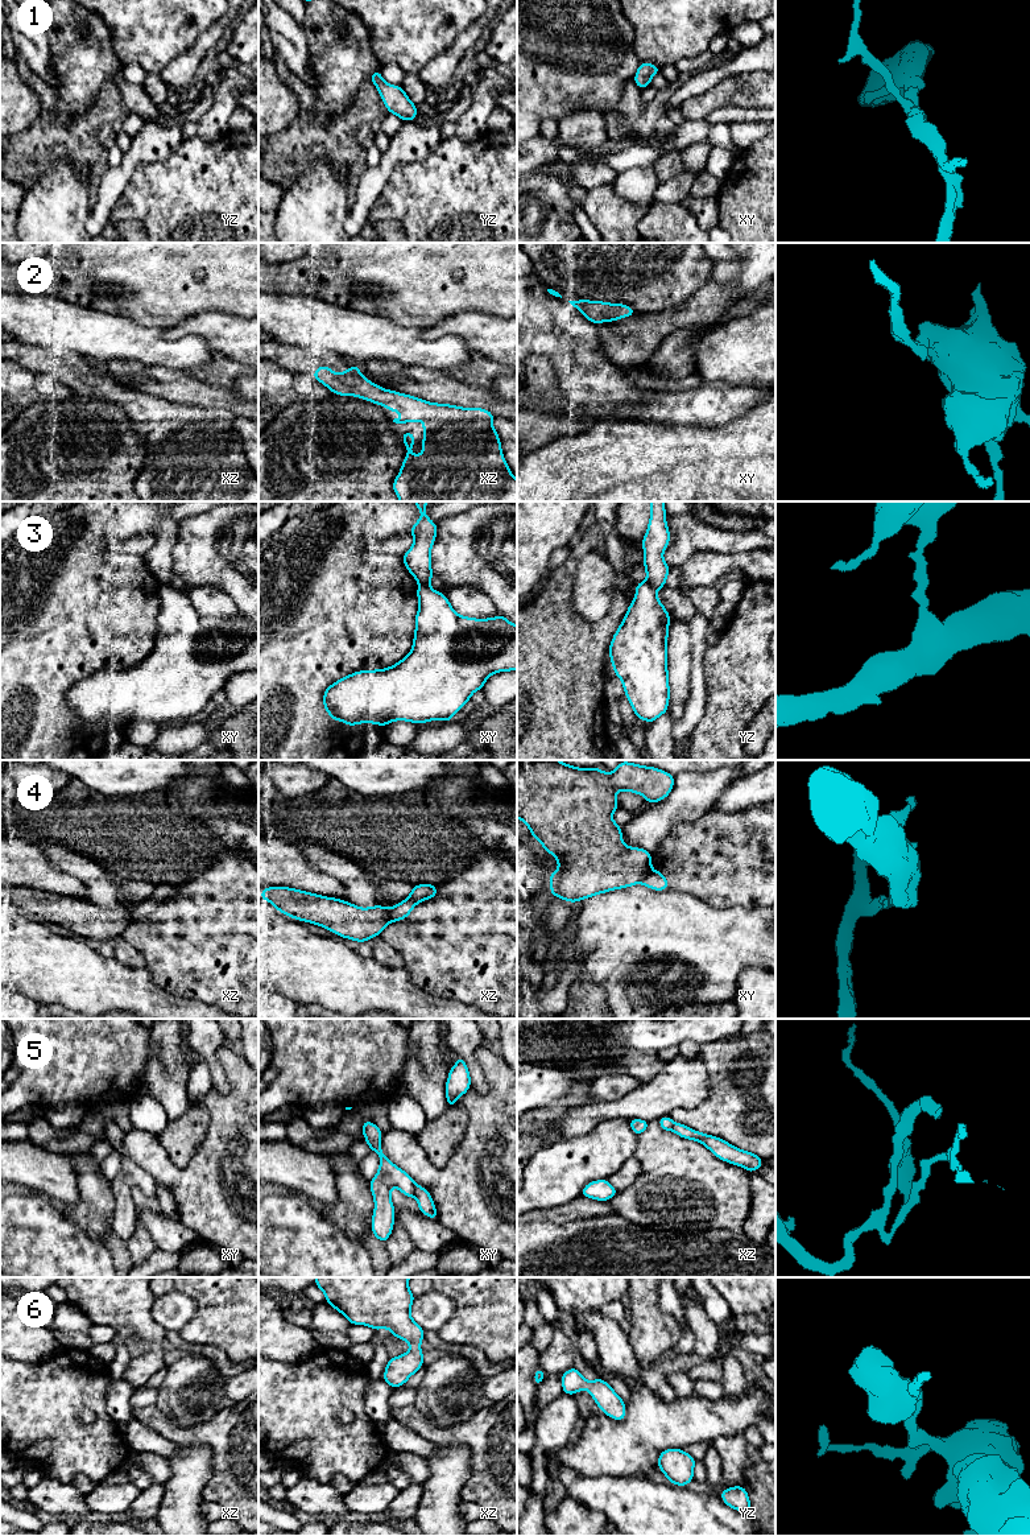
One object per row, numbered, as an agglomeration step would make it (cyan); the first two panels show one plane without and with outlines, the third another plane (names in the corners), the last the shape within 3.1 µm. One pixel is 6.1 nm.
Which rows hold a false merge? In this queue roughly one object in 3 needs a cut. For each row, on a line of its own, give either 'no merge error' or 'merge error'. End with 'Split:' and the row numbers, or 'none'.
1: no merge error
2: no merge error
3: merge error
4: merge error
5: merge error
6: no merge error
Split: 3, 4, 5

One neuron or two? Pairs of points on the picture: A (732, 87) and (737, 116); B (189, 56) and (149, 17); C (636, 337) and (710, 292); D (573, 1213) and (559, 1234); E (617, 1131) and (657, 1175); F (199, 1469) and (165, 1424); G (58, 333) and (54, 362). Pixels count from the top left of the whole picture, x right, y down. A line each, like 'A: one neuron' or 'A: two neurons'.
A: two neurons
B: two neurons
C: one neuron
D: two neurons
E: two neurons
F: two neurons
G: two neurons

